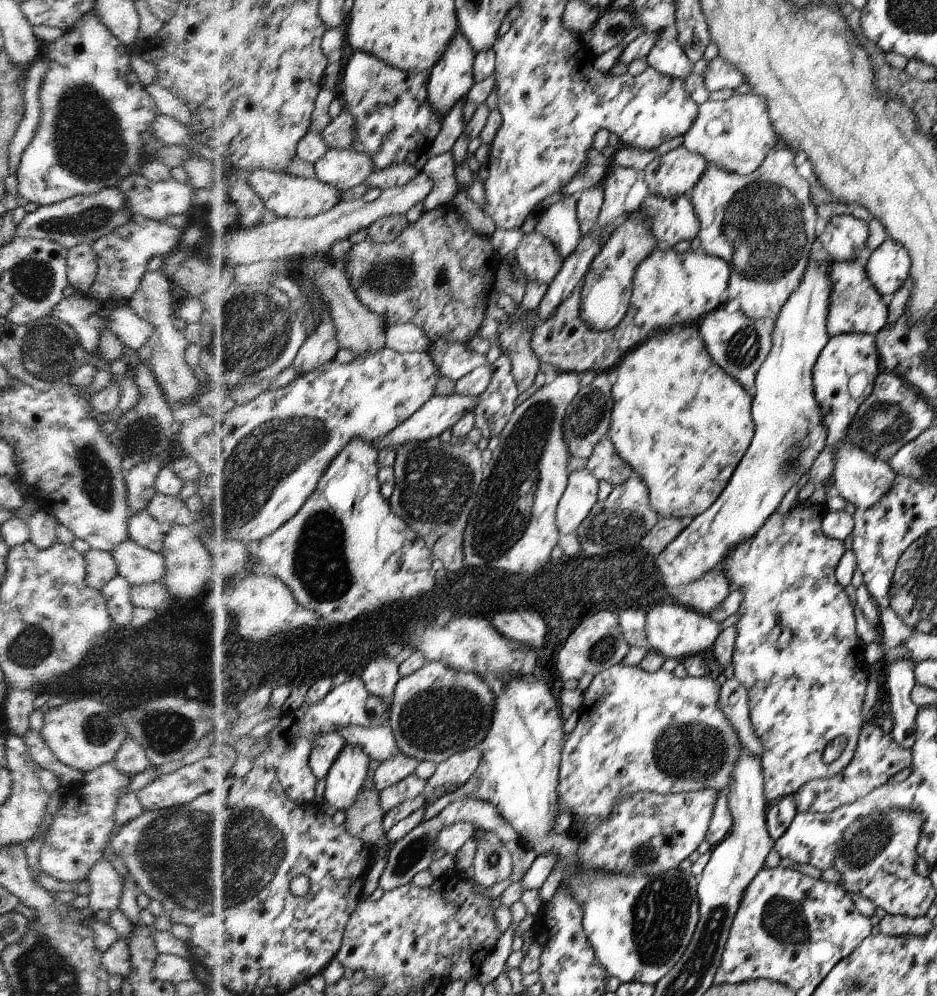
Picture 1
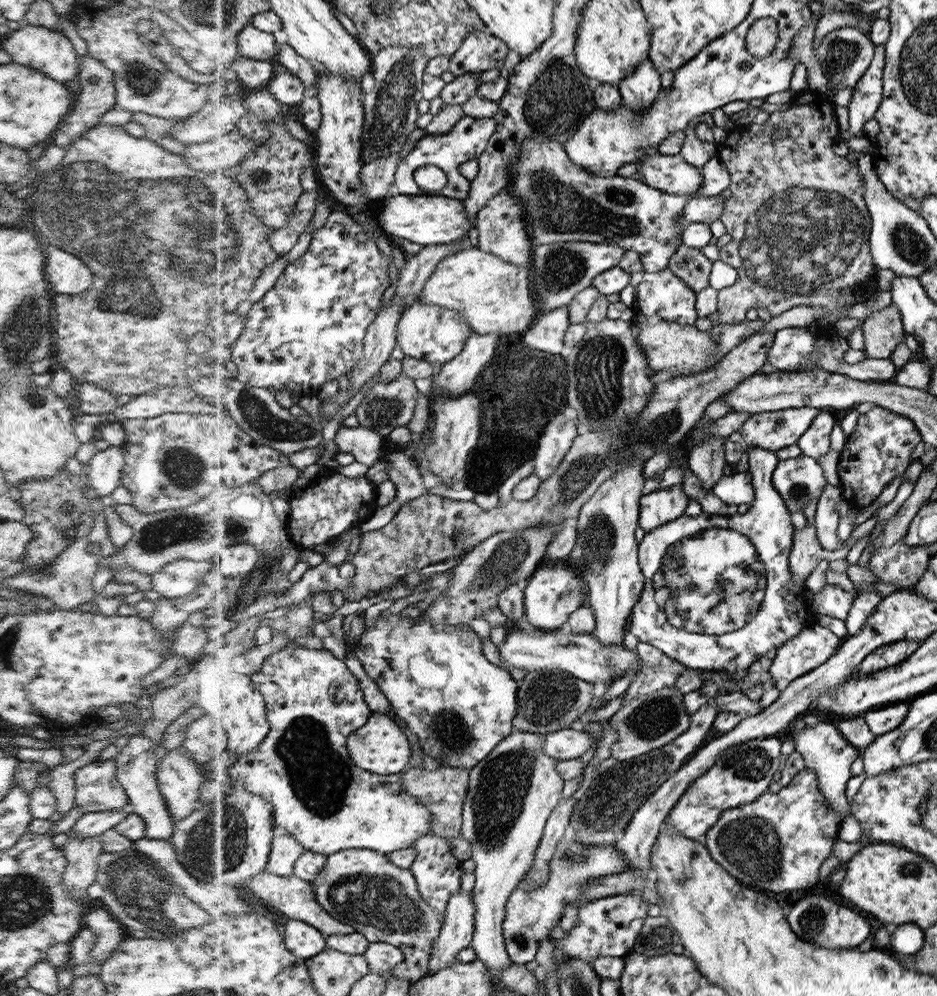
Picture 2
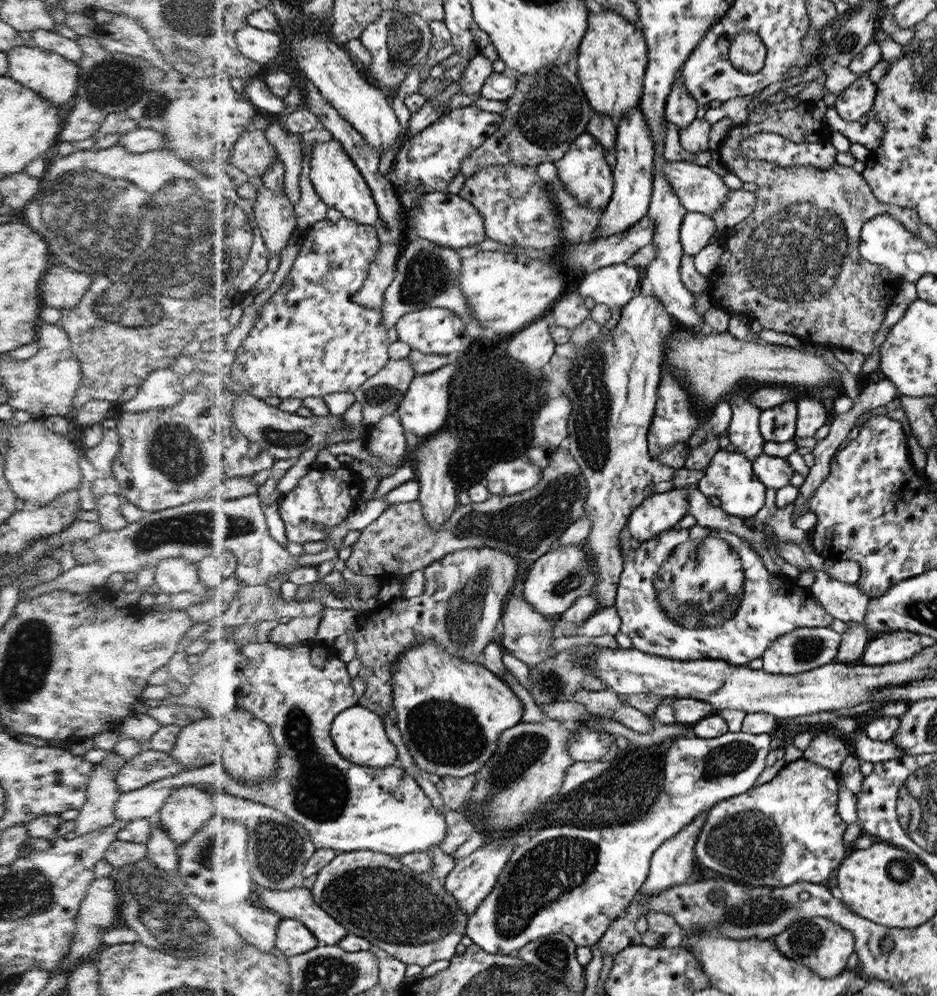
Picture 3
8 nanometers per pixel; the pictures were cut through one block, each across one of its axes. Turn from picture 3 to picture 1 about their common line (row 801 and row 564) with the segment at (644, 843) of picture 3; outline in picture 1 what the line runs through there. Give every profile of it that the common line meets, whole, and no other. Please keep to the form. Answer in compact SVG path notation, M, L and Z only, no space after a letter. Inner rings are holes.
M820 245L810 255L810 268L806 268L802 276L800 286L794 290L785 307L782 308L776 322L773 322L773 350L769 358L762 364L757 372L757 382L754 393L753 443L746 451L744 458L738 464L734 480L718 496L717 502L685 523L684 530L664 551L652 559L652 566L658 568L658 574L664 576L664 582L668 587L684 587L694 580L700 580L710 570L722 567L724 558L732 552L732 548L738 548L740 542L750 540L760 528L769 520L772 512L777 512L780 502L788 494L792 486L800 482L800 478L811 470L810 468L821 456L826 446L828 430L822 424L821 405L814 396L813 369L817 364L818 356L824 350L826 343L832 338L829 335L828 320L830 313L830 300L833 298L833 284L830 282L830 259L825 255Z

